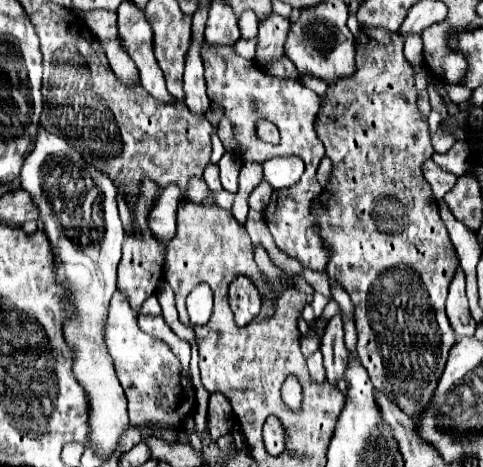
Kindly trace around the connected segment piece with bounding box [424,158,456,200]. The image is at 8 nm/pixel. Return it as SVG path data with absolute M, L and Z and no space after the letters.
M430 158L424 162L424 180L428 180L428 184L432 186L436 200L442 200L442 196L456 184L456 176L438 168Z

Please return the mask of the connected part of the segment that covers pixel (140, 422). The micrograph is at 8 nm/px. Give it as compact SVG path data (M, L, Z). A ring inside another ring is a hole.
M116 292L110 302L106 346L114 360L118 380L128 398L130 422L134 426L150 430L154 430L158 424L170 430L182 428L186 418L196 410L196 390L172 348L164 340L152 338L138 328L136 314L130 310L130 304L122 292ZM186 384L190 384L190 396L186 392Z

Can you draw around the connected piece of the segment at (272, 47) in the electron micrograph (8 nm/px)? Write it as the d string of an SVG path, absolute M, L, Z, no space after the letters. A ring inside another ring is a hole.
M272 14L266 20L260 20L258 26L258 46L255 60L258 64L268 64L284 58L284 40L288 36L290 20L280 14Z

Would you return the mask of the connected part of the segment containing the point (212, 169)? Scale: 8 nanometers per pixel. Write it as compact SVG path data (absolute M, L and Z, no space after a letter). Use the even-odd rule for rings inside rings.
M209 164L206 167L204 180L206 180L208 188L212 188L212 192L220 192L222 190L222 182L220 182L219 167L217 164Z

